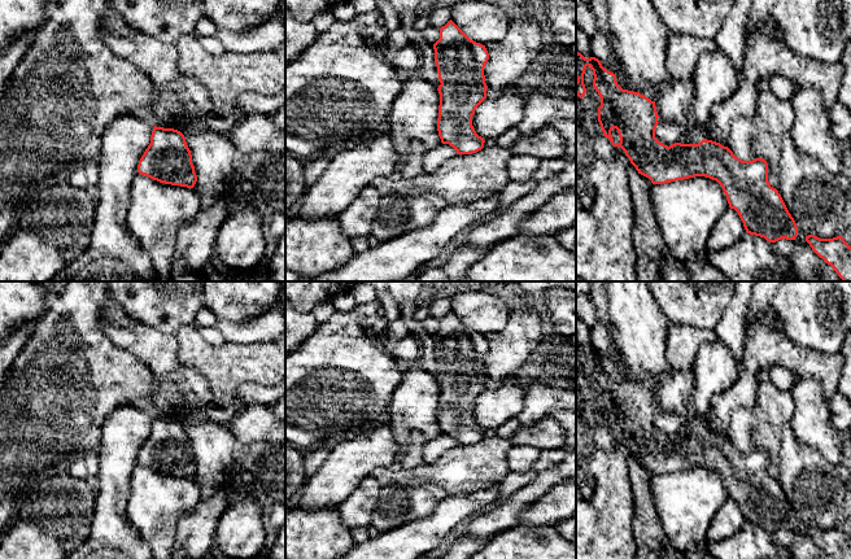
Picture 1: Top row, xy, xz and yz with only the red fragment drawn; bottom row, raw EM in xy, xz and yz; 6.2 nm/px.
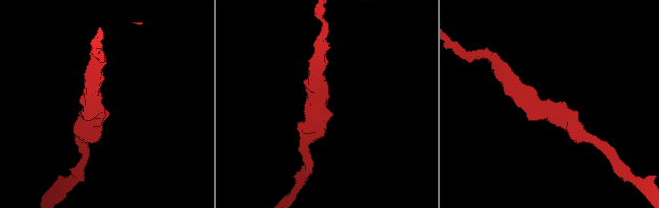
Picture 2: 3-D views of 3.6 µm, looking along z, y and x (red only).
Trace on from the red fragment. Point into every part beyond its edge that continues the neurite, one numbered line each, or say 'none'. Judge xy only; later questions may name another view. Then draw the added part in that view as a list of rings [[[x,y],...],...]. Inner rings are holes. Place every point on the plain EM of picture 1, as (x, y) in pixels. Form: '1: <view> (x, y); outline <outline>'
none

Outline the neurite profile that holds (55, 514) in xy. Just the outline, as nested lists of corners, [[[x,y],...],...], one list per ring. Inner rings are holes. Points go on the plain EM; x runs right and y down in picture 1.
[[[40,471],[25,482],[16,520],[0,536],[0,559],[64,559],[91,532],[96,492],[69,472]]]

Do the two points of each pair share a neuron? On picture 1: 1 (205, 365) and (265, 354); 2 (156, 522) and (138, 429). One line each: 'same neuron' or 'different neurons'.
1: same neuron
2: different neurons

